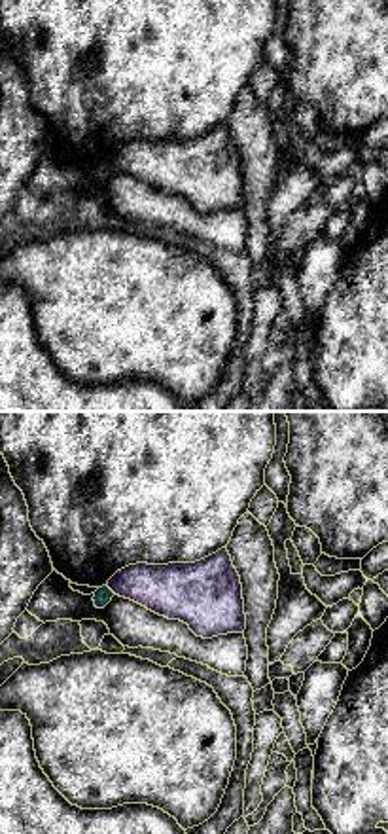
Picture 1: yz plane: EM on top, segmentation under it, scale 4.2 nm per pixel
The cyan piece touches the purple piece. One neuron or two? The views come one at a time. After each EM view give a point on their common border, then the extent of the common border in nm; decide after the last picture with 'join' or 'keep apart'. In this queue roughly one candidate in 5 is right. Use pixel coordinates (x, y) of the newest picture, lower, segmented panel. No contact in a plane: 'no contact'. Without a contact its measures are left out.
contact (110, 590); length 60 nm

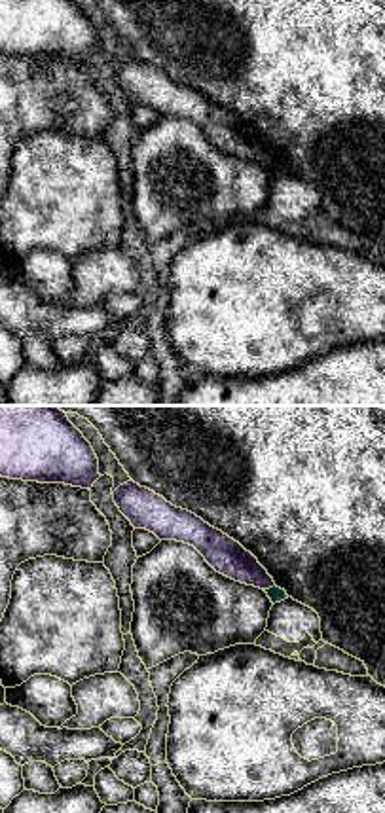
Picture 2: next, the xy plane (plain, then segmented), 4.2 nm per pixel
contact (270, 588); length 50 nm

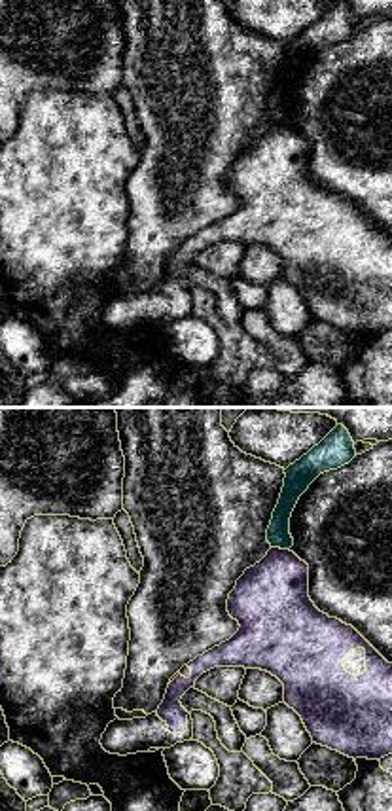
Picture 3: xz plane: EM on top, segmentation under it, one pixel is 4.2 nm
contact (281, 548); length 80 nm

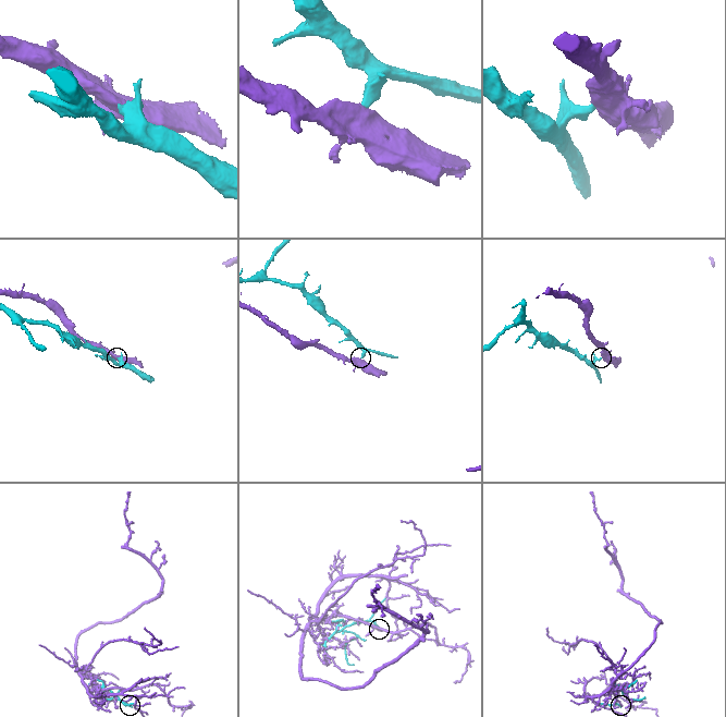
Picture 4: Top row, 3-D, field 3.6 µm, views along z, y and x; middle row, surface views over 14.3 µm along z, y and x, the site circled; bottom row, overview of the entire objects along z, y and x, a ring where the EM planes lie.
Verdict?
keep apart

